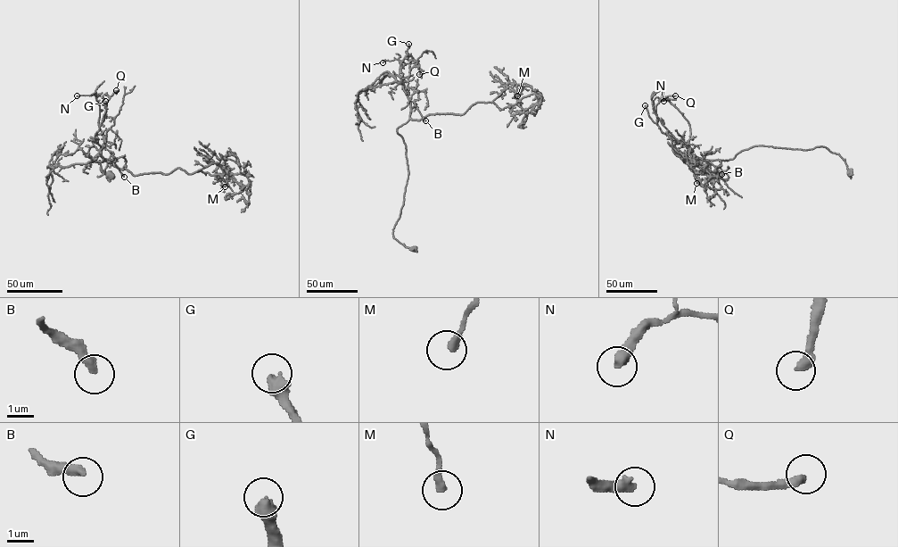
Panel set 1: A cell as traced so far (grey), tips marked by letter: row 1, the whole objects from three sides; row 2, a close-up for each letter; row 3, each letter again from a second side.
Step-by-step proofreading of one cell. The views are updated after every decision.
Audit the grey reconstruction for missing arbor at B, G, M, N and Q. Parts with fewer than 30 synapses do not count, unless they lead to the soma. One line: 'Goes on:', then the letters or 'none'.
Goes on: G, Q

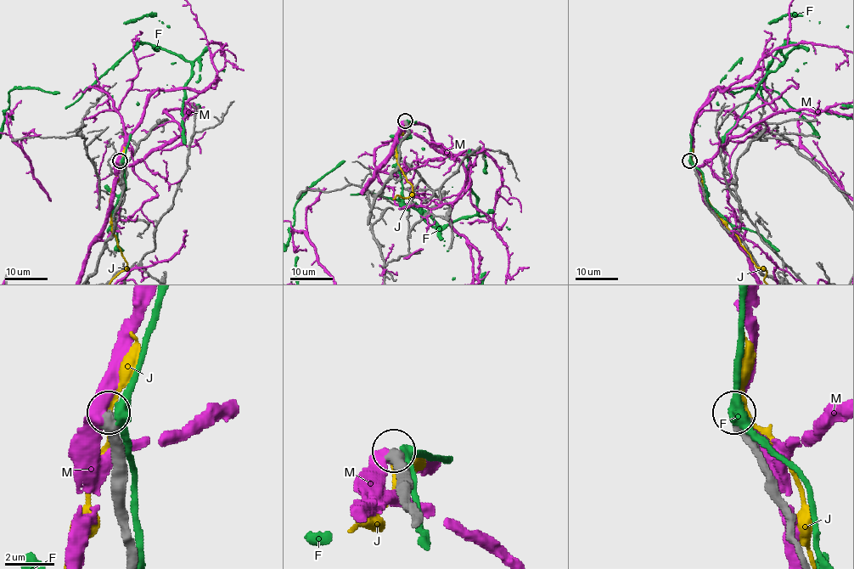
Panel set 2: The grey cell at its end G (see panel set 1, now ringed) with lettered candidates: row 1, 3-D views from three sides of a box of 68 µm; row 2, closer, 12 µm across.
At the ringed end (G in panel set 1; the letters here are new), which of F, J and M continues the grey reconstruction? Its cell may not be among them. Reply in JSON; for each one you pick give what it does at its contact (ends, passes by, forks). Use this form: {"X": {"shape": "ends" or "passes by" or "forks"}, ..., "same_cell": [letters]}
{"same_cell": []}

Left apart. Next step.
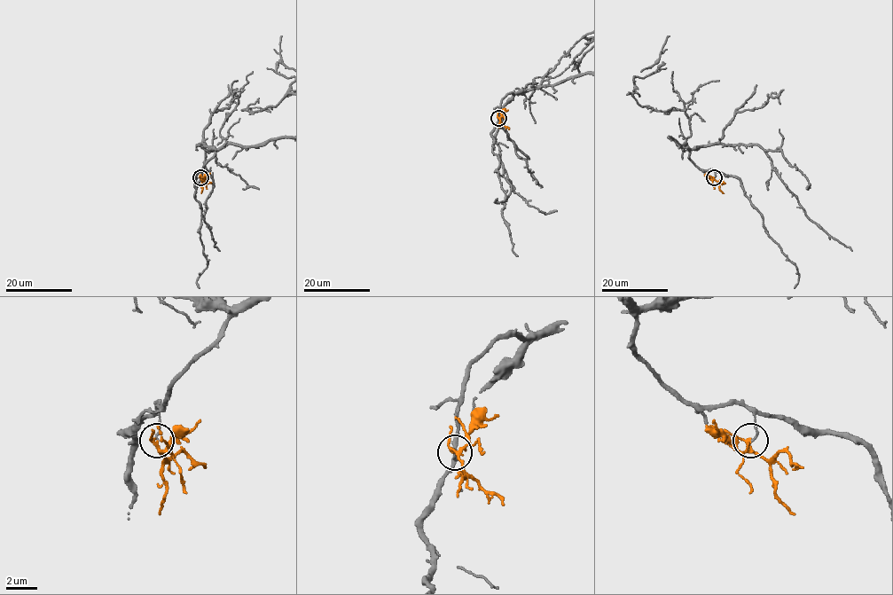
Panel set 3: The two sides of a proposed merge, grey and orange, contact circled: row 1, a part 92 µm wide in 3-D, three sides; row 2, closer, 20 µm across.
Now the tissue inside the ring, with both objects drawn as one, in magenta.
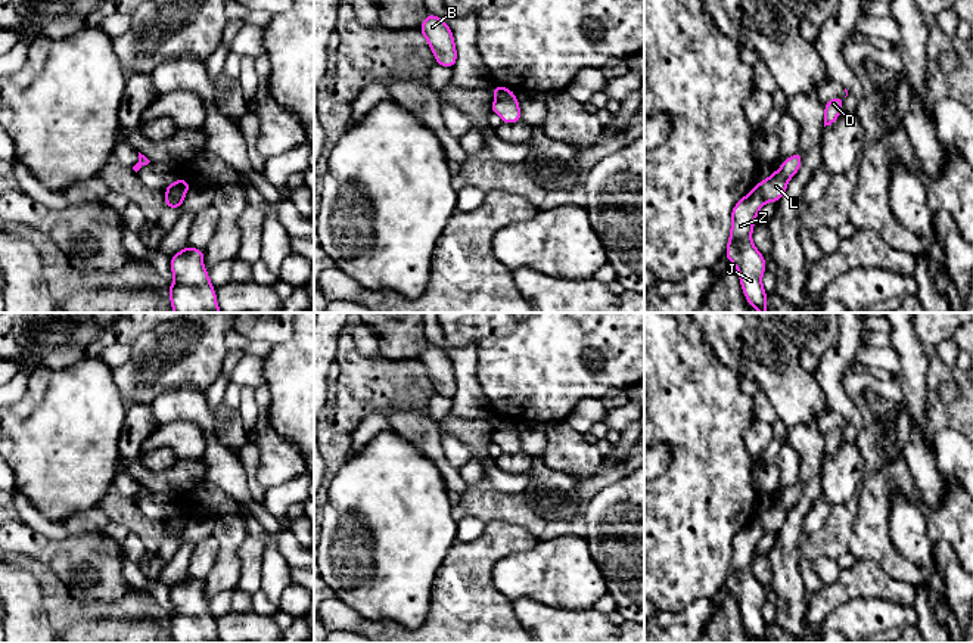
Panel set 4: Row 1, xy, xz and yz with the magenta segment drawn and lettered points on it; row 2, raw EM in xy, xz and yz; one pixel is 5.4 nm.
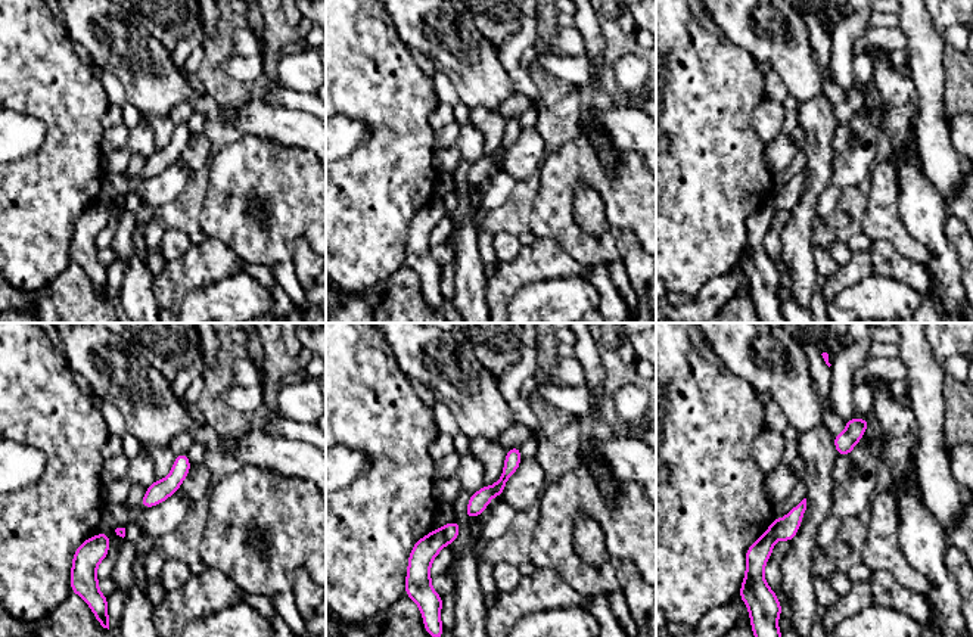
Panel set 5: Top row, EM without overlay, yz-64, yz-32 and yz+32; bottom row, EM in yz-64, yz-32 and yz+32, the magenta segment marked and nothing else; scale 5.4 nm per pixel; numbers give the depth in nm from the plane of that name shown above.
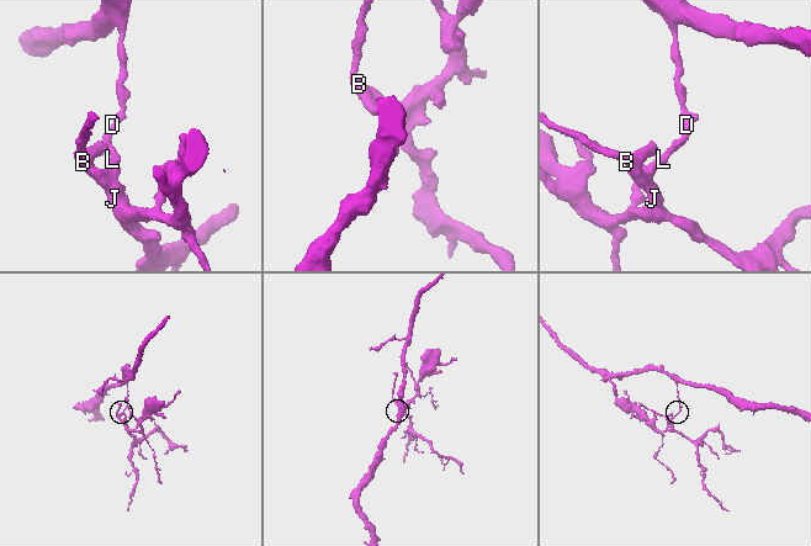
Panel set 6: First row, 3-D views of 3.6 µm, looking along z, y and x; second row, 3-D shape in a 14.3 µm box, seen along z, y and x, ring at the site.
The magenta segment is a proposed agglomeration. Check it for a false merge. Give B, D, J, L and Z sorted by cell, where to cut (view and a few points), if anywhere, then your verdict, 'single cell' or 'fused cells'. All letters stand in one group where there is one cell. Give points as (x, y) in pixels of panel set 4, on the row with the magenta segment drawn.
groups B J Z / D L; cut xz (515, 96), (496, 99); fused cells

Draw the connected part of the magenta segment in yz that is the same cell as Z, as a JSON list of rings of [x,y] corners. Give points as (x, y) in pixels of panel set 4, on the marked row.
[[[758,184],[742,198],[731,211],[731,230],[725,249],[728,258],[739,271],[743,295],[759,313],[767,310],[767,292],[762,286],[765,258],[752,242],[755,218],[765,204]]]

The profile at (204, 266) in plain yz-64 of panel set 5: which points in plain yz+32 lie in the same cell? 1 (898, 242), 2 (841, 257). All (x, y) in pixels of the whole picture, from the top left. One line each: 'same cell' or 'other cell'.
1: other cell
2: other cell

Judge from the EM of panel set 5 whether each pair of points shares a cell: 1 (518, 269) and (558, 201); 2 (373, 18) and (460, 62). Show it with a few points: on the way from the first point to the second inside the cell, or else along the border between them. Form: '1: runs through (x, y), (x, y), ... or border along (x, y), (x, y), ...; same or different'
1: border along (535, 238), (555, 242), (566, 254); different
2: border along (386, 15), (400, 40), (407, 47); different

